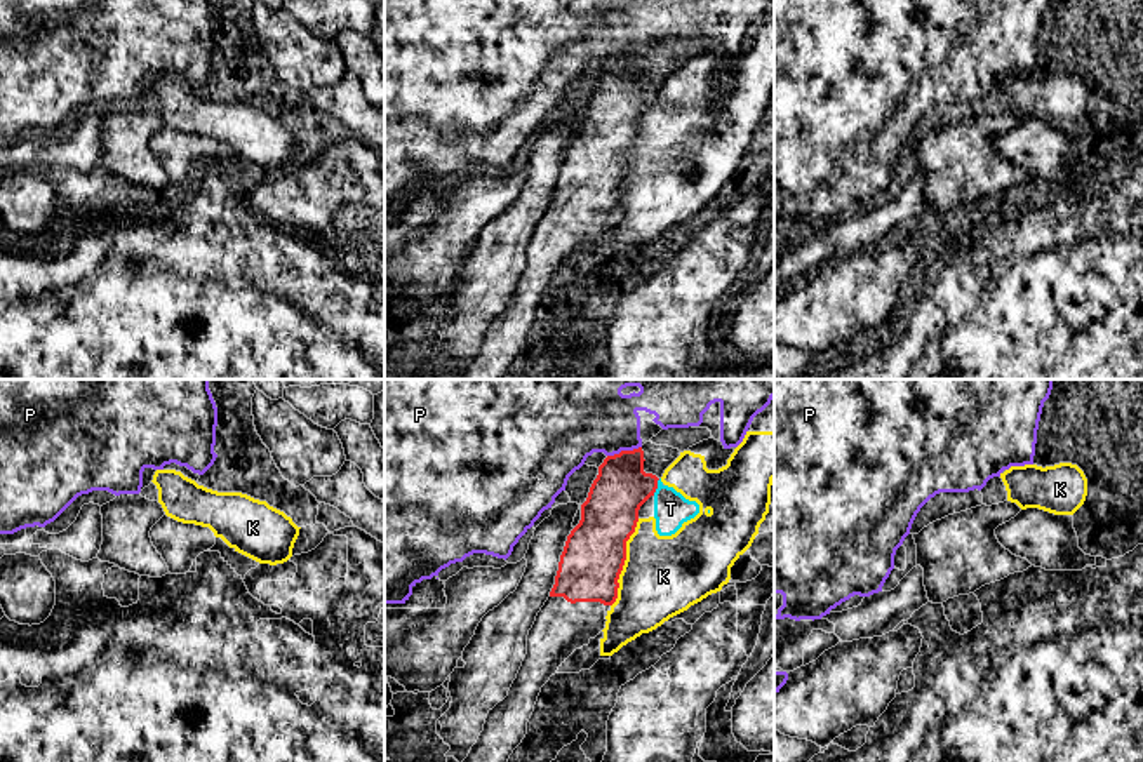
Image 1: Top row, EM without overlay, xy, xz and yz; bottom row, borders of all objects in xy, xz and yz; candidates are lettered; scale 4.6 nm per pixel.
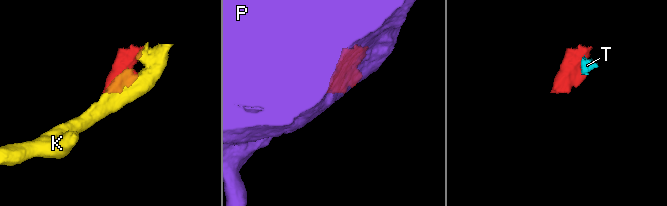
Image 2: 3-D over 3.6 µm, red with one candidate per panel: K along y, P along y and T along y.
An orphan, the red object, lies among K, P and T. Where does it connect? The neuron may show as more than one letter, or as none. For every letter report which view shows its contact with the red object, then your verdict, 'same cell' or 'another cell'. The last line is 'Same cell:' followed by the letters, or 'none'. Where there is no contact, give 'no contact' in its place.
K: meets red in xz; another cell
P: meets red in xz; another cell
T: meets red in xz; another cell
Same cell: none

